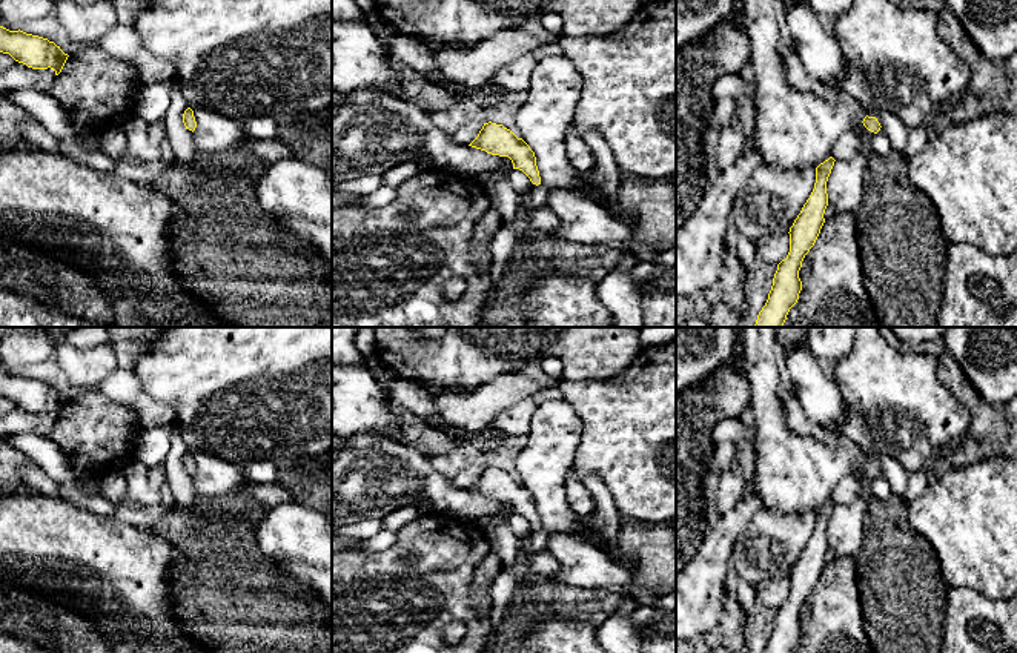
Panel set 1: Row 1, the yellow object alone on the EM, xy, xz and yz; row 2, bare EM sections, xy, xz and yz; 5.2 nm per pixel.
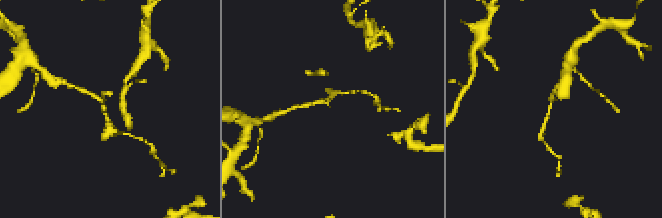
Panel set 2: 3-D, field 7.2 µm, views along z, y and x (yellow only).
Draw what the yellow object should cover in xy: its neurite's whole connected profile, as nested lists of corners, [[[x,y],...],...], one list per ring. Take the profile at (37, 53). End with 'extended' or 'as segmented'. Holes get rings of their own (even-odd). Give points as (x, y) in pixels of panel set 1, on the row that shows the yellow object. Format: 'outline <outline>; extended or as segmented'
outline [[[0,26],[0,52],[9,54],[15,61],[32,69],[54,69],[58,75],[68,60],[60,46],[48,38],[26,34],[23,31],[9,31]]]; as segmented

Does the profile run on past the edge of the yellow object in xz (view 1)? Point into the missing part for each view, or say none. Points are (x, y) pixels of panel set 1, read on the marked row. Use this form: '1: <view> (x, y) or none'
1: none

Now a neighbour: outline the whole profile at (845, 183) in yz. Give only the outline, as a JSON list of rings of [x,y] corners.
[[[873,135],[860,141],[857,152],[846,161],[836,160],[827,181],[828,204],[836,214],[856,212],[863,200],[863,172],[866,169]]]

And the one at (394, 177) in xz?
[[[418,158],[410,161],[402,161],[387,169],[384,174],[381,174],[383,186],[399,187],[410,177],[421,174],[427,169],[433,169],[433,166],[424,167],[418,163]]]

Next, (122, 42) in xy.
[[[117,25],[103,35],[97,48],[109,55],[131,61],[138,71],[141,86],[152,83],[174,81],[171,108],[164,117],[166,138],[169,140],[175,160],[190,164],[198,152],[194,132],[183,123],[183,114],[189,103],[183,97],[180,74],[166,58],[157,57],[147,51],[138,38],[134,28]]]

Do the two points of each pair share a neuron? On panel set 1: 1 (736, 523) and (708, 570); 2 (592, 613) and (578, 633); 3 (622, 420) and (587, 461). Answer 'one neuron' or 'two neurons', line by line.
1: one neuron
2: two neurons
3: one neuron

